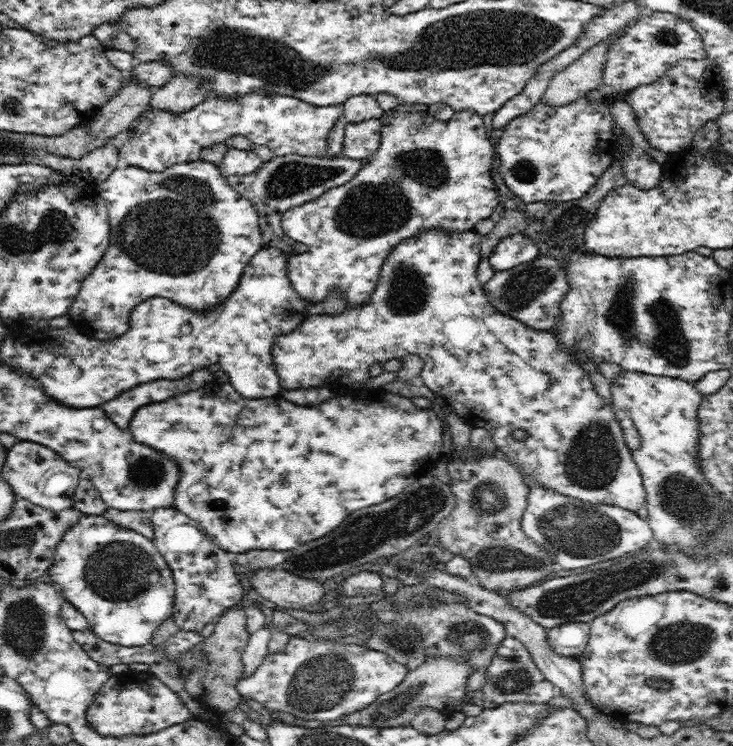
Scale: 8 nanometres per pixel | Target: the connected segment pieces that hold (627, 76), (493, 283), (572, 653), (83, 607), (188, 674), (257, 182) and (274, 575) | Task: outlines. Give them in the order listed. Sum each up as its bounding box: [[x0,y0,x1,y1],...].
[[585,11,707,107],[483,254,570,331],[546,622,589,658],[47,514,175,646],[180,606,251,713],[225,153,366,257],[249,568,322,609]]

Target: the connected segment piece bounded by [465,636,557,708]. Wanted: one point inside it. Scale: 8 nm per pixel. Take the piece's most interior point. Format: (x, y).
(512, 675)

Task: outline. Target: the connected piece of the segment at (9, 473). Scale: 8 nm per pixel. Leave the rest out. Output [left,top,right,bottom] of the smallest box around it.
[2,441,79,512]

